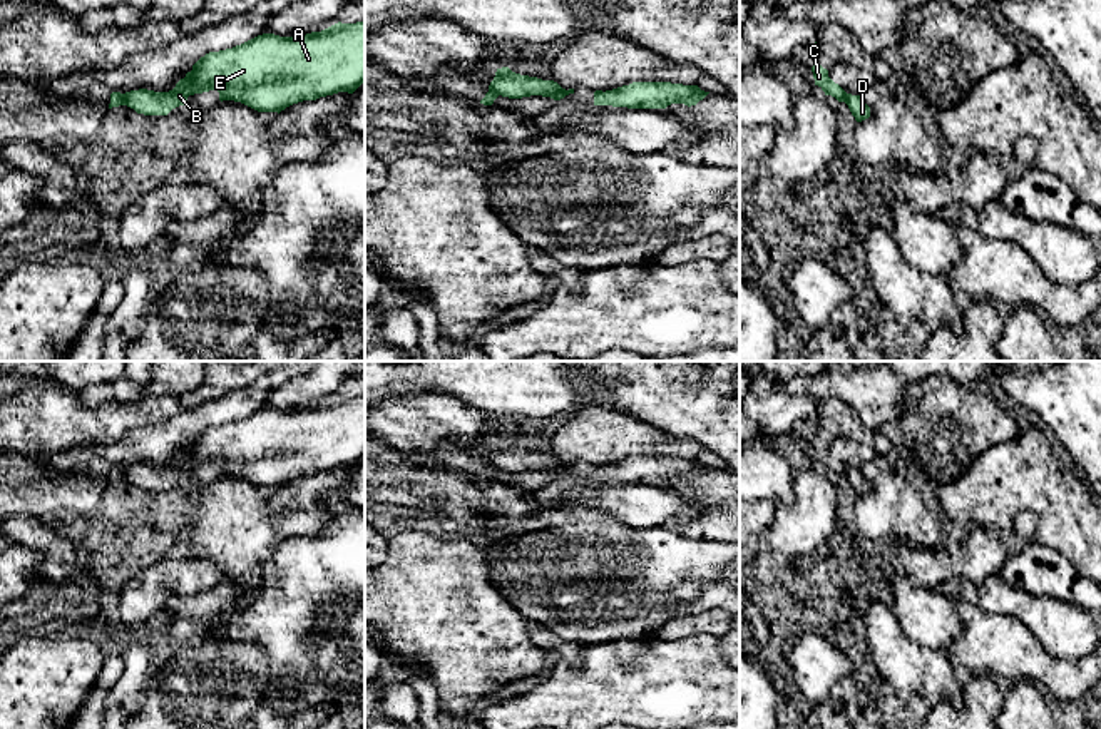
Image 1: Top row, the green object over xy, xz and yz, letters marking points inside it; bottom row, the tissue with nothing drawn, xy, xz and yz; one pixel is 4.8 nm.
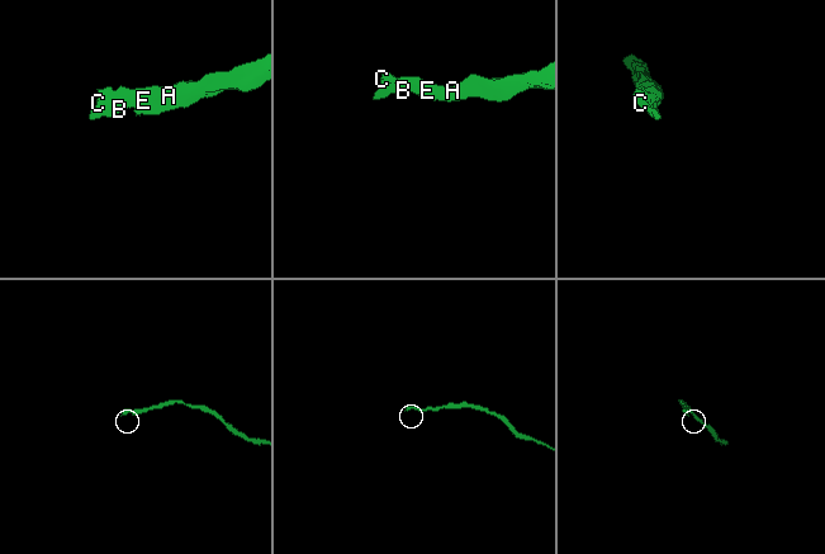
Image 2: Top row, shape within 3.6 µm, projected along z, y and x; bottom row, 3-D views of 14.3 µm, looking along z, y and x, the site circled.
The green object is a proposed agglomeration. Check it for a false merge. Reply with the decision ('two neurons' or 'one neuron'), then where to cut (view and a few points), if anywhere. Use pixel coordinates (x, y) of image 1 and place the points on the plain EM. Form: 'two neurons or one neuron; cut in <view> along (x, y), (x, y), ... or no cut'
two neurons; cut in xy along (122, 469), (128, 479)

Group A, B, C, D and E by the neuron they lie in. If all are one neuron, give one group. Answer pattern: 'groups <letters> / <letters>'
groups A B C E / D

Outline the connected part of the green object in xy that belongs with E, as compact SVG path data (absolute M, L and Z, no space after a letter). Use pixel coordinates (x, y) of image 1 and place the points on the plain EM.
M365 395L335 398L321 406L301 411L258 410L233 423L209 426L169 466L147 463L124 468L127 482L144 490L167 490L187 478L187 472L209 465L219 466L219 475L241 477L258 487L281 487L286 482L316 475L338 466L353 468L365 458Z

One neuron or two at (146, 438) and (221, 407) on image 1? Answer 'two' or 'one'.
one

